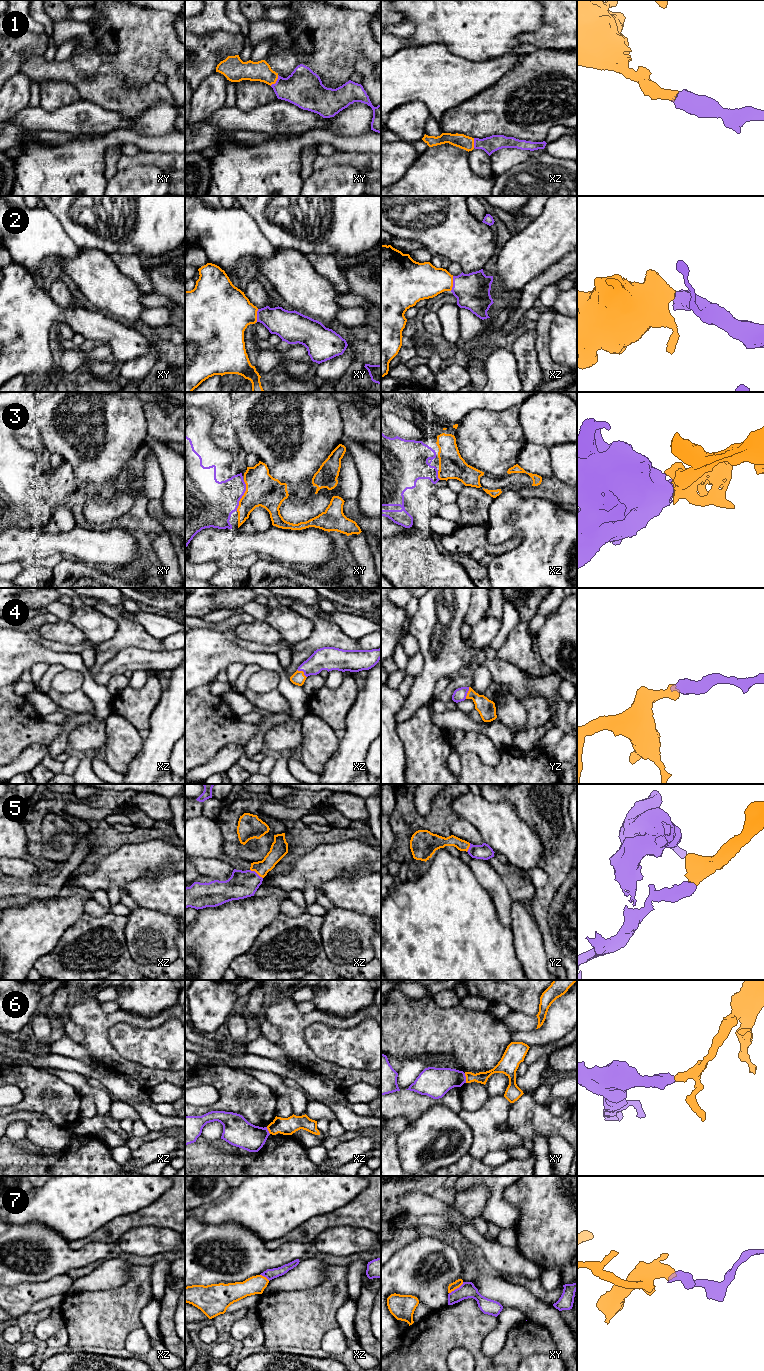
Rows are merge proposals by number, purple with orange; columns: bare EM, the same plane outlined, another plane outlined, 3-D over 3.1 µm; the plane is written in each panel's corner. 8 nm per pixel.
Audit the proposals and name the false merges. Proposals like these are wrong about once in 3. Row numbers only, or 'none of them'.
6, 7

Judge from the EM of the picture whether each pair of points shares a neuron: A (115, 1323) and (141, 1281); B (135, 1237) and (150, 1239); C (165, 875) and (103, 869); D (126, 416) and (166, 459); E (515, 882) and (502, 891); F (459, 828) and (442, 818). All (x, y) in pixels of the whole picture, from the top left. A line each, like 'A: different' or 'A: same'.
A: same
B: same
C: different
D: different
E: different
F: different

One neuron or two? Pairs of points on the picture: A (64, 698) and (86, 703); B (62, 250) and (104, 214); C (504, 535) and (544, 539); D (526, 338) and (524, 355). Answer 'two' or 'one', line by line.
A: one
B: two
C: one
D: one

